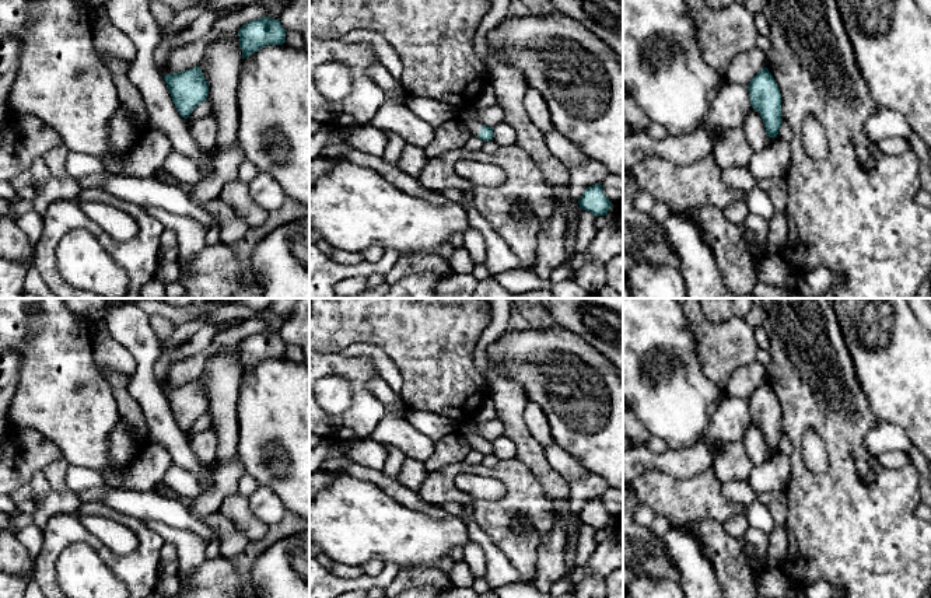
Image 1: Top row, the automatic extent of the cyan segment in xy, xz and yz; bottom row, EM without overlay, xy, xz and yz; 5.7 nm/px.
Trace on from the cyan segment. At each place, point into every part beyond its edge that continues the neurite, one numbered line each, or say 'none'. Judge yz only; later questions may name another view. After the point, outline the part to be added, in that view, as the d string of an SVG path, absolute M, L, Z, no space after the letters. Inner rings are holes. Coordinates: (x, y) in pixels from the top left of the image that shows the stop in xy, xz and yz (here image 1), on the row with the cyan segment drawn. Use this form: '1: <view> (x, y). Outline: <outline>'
none

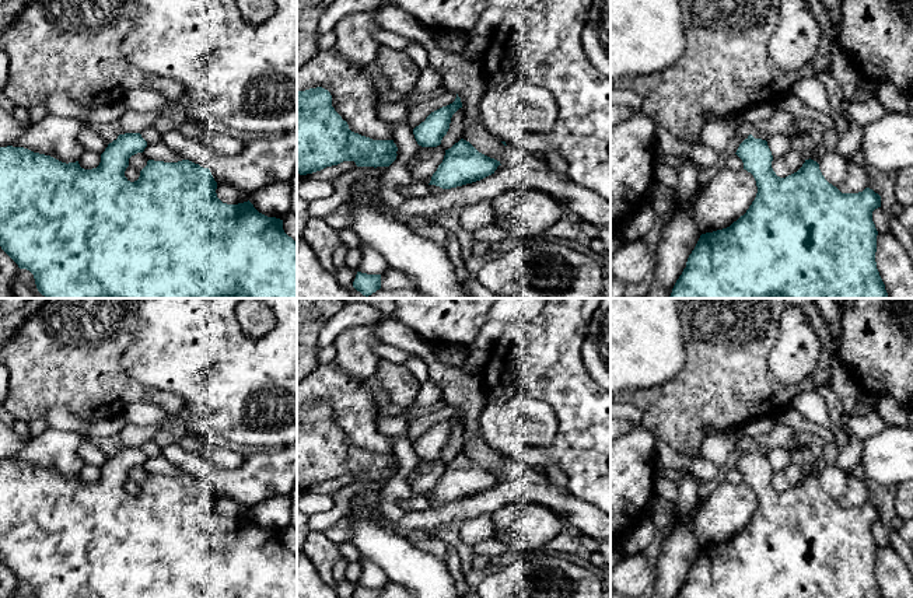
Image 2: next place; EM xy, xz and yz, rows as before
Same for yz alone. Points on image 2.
none

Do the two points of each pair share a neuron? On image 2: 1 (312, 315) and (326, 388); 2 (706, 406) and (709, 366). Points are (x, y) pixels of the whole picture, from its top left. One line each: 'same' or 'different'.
1: different
2: same

